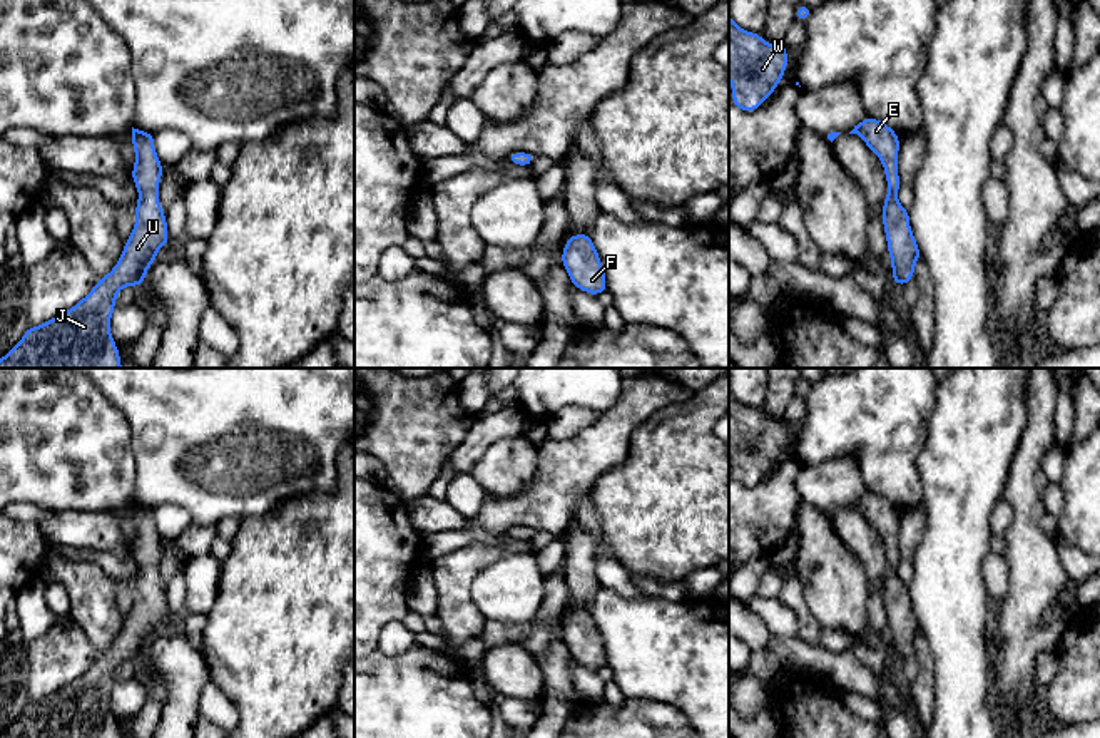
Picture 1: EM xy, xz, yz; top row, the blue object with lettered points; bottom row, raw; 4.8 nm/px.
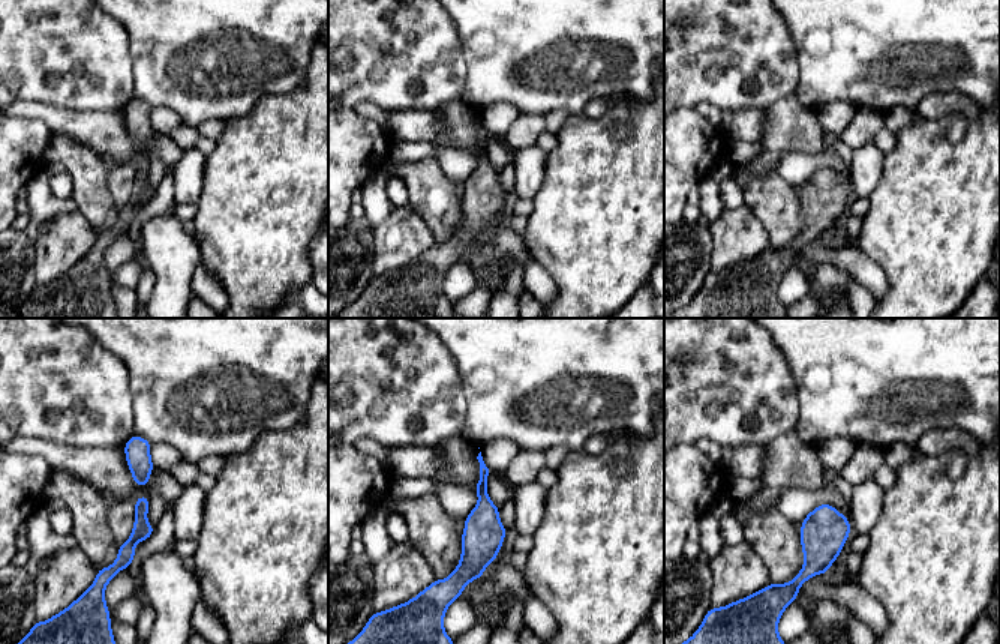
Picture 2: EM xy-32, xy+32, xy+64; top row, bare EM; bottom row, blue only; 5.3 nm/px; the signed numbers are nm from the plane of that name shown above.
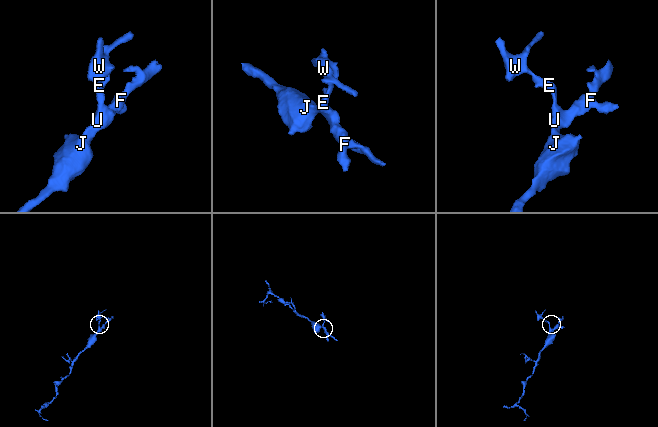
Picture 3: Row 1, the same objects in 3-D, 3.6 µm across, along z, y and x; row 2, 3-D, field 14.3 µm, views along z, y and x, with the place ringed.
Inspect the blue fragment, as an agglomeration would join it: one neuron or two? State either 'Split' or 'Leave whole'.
Leave whole

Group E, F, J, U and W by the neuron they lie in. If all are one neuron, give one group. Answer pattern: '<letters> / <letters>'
E F J U W

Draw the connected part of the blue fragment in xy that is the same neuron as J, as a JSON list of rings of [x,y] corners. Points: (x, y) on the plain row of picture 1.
[[[132,502],[132,522],[132,557],[139,576],[134,604],[117,639],[75,681],[38,701],[28,701],[0,738],[122,738],[110,710],[117,669],[124,661],[144,659],[155,628],[169,618],[166,587],[159,577],[164,542],[154,509]]]

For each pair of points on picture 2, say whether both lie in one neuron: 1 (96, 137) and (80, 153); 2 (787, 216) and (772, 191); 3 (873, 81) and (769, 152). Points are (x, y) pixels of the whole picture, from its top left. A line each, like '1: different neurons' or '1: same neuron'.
1: different neurons
2: same neuron
3: different neurons

